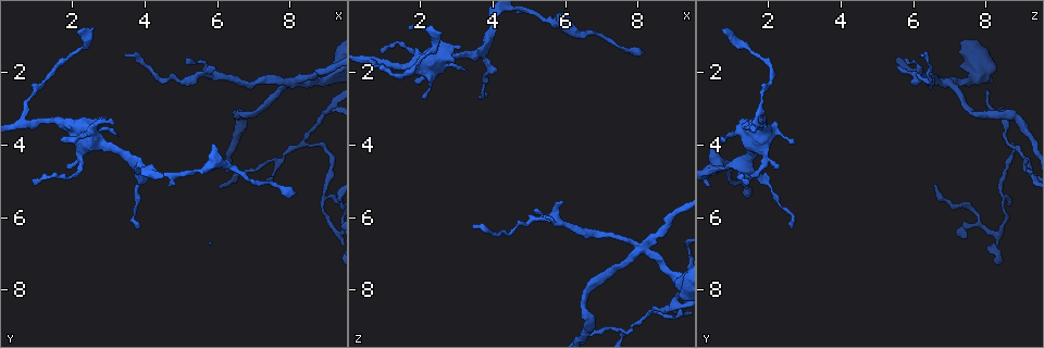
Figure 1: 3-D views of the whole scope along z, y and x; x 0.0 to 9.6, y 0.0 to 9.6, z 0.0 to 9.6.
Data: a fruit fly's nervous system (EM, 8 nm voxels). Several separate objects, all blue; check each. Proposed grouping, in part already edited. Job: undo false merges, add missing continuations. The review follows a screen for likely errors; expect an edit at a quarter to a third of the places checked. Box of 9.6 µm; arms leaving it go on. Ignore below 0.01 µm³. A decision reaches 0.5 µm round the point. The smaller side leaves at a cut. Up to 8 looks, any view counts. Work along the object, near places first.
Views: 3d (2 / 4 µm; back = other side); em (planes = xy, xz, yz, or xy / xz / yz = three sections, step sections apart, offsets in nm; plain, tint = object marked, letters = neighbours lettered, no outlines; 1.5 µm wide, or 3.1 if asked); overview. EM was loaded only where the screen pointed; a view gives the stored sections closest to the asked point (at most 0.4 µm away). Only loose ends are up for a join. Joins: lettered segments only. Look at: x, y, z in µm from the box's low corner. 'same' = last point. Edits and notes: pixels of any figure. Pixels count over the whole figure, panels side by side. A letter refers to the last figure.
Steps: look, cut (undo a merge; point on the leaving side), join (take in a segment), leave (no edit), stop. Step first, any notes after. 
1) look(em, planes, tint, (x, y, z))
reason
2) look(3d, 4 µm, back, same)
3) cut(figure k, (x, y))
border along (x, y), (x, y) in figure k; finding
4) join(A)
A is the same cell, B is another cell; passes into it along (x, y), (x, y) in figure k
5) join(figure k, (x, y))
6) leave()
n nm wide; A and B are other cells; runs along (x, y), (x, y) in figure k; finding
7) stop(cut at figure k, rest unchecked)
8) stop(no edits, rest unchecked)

look(3d, 2 µm, (8.05, 2.25, 6.85))
sharp bend

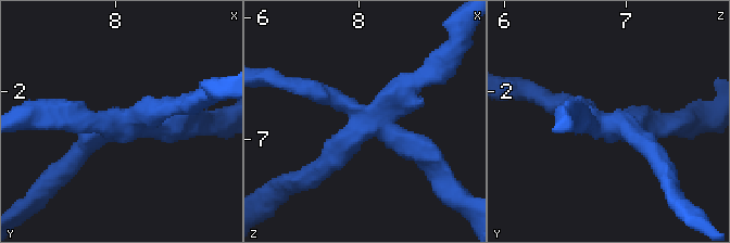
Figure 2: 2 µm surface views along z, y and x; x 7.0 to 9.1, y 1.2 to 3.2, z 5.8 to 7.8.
look(em, planes, tint, (8.02, 2.26, 6.88))
4 arms; shape alone is not enough

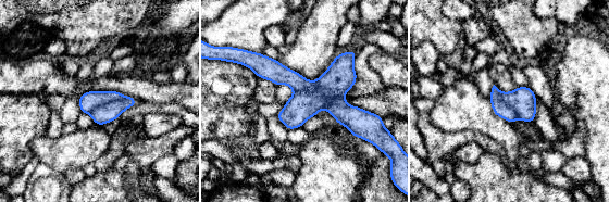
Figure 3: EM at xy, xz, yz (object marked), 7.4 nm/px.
look(em, planes, letters, same)

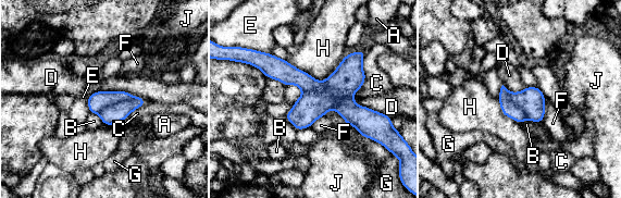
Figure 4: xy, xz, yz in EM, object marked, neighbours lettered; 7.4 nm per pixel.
cut(figure 4, (97, 101))
A, B, C, D, E, F, G, H and J are other cells; the part that leaves runs along (357, 53), (349, 73), (298, 126) in figure 4; a second neuron is stuck on

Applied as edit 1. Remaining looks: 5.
look(overview)

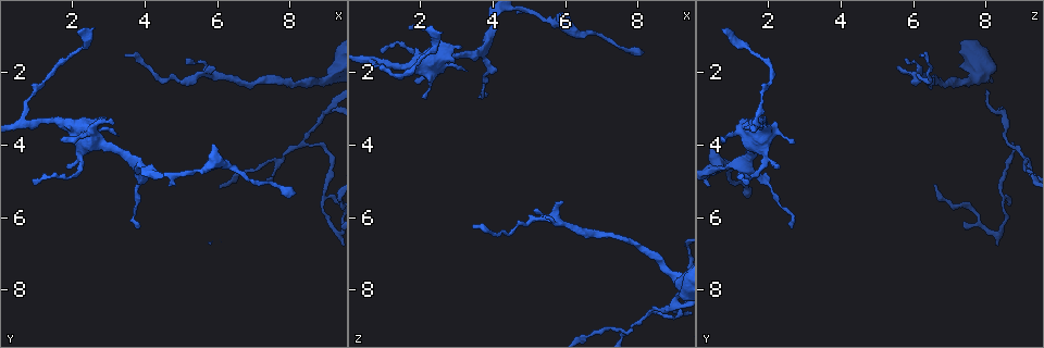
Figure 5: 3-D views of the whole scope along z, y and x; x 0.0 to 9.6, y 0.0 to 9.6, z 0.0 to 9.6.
look(em, xz, step 4, letters, (0.90, 5.00, 1.45))
thin end

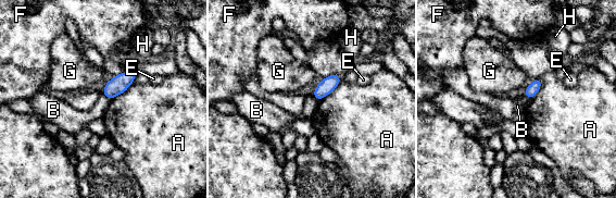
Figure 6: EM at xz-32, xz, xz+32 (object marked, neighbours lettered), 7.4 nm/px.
look(em, planes, letters, same)
another direction

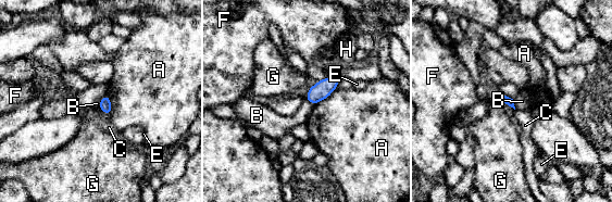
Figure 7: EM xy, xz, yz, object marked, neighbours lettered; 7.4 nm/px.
leave()
A, B, C, E, F, G and H are other cells; border along (513, 100), (515, 109) in figure 7; no lettered segment goes on from it

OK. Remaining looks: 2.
look(em, planes, tint, (1.70, 3.45, 1.80))
thick turns thin

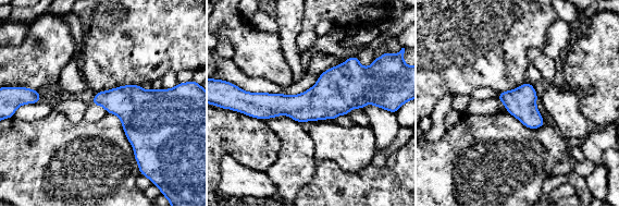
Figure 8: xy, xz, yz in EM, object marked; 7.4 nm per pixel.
look(em, planes, letters, same)

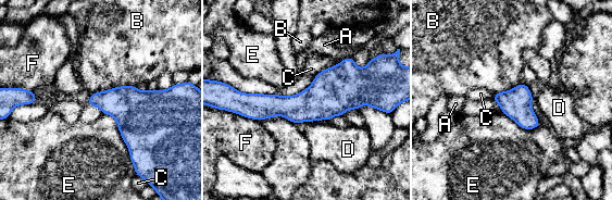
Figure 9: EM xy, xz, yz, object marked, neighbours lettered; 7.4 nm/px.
leave()
C touches over 550 nm; A, B, C, D, E and F are other cells; one neuron here

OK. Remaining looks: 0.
stop(cut at figure 4, rest unchecked)

